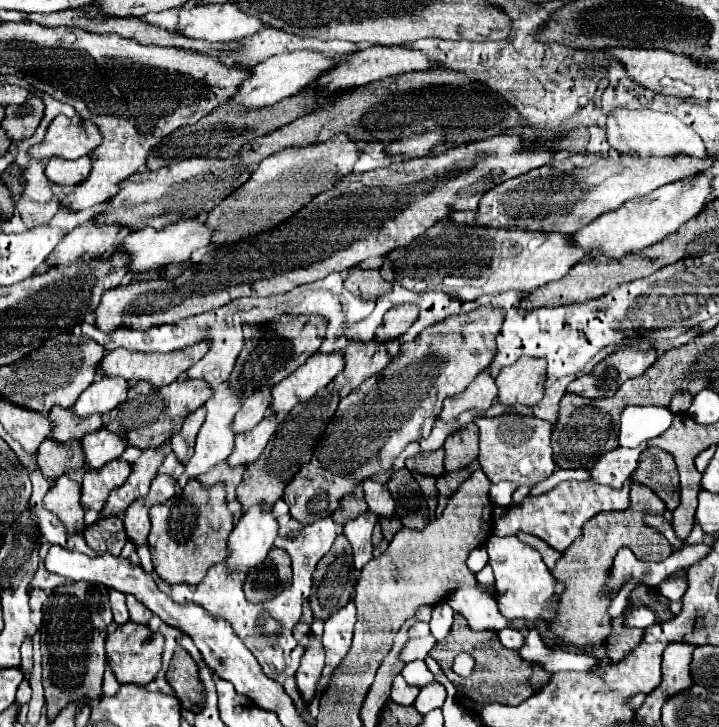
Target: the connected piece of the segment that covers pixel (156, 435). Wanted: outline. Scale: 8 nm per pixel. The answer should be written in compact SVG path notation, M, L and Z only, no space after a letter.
M187 378L187 380L175 380L169 386L163 388L155 388L151 382L137 382L135 386L129 388L129 396L123 404L119 404L117 408L113 408L113 416L111 422L105 424L109 430L117 432L119 436L127 438L129 446L137 446L141 450L145 448L157 448L161 444L165 444L173 434L177 434L177 430L183 426L185 418L189 412L197 410L199 406L203 406L213 394L213 388L197 378Z

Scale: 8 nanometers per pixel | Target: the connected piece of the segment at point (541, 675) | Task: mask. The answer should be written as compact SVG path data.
M533 666L533 676L531 676L529 682L533 684L535 690L539 690L539 688L543 688L545 682L549 682L549 672L545 672L545 670L539 668L539 666Z

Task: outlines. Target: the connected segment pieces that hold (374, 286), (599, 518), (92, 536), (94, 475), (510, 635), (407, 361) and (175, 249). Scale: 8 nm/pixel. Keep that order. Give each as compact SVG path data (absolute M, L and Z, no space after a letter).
M353 270L353 274L347 278L347 286L353 292L359 292L367 298L379 298L385 292L391 290L391 284L381 278L379 270Z
M633 482L633 504L629 506L629 512L601 512L593 516L593 520L583 524L583 534L557 560L551 574L557 578L557 582L565 586L565 590L561 594L559 614L549 626L559 636L565 636L565 640L569 640L573 648L593 648L593 644L601 644L601 640L605 640L605 636L611 634L613 618L609 616L607 608L613 598L601 592L605 592L609 570L619 548L631 548L631 552L645 562L649 556L661 556L661 560L665 560L673 552L669 540L665 540L659 532L645 526L643 522L643 514L663 512L663 500L655 496L653 490Z
M107 516L107 518L99 518L95 524L87 526L83 530L83 536L87 540L87 544L97 552L97 554L115 554L119 556L123 546L127 544L125 540L125 528L123 528L123 520L119 516Z
M121 458L111 460L99 470L87 470L83 476L83 490L81 490L83 508L93 508L101 512L109 492L123 486L129 474L131 474L131 464Z
M503 628L503 630L499 632L499 640L501 640L501 644L503 644L505 648L509 648L509 650L519 650L521 644L523 644L521 632L511 632L509 628Z
M477 306L471 312L449 316L447 320L433 324L431 328L421 332L413 342L401 344L397 356L387 364L385 370L363 380L359 388L355 388L349 396L345 396L339 402L337 414L329 422L323 440L317 444L313 452L313 458L307 464L303 464L303 468L293 476L293 480L285 488L283 500L287 502L291 516L303 524L313 524L325 516L331 516L339 500L345 494L349 494L351 488L357 488L363 480L371 478L377 472L387 472L393 460L403 452L403 448L409 442L427 438L435 418L443 408L443 400L447 396L463 392L475 380L475 376L493 362L497 354L495 336L501 332L503 320L503 308Z
M177 220L161 230L155 228L141 228L131 232L123 244L119 244L117 250L125 250L133 256L131 260L131 270L133 272L147 272L151 268L161 268L167 264L175 264L175 262L187 262L191 252L205 248L211 244L211 230L205 222L201 220Z

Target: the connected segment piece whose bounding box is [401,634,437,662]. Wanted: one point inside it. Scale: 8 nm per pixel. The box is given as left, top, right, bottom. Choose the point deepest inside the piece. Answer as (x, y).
(418, 647)

